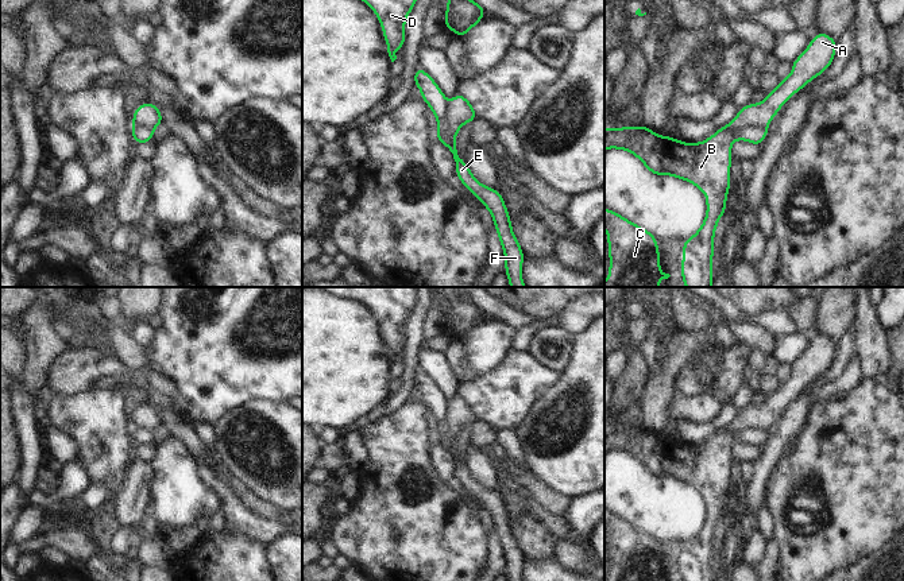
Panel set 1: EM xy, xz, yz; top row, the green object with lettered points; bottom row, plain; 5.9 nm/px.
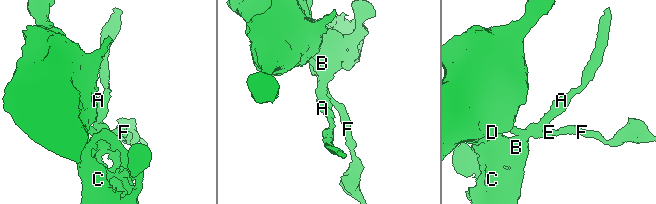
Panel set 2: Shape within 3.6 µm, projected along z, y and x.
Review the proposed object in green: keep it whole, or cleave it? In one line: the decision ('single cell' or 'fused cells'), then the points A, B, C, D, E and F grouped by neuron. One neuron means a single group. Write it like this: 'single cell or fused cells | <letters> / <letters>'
fused cells | A B C / D E F

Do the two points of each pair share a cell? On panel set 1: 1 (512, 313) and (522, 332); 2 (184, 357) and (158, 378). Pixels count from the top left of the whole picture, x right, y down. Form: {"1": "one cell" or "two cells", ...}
{"1": "two cells", "2": "two cells"}

